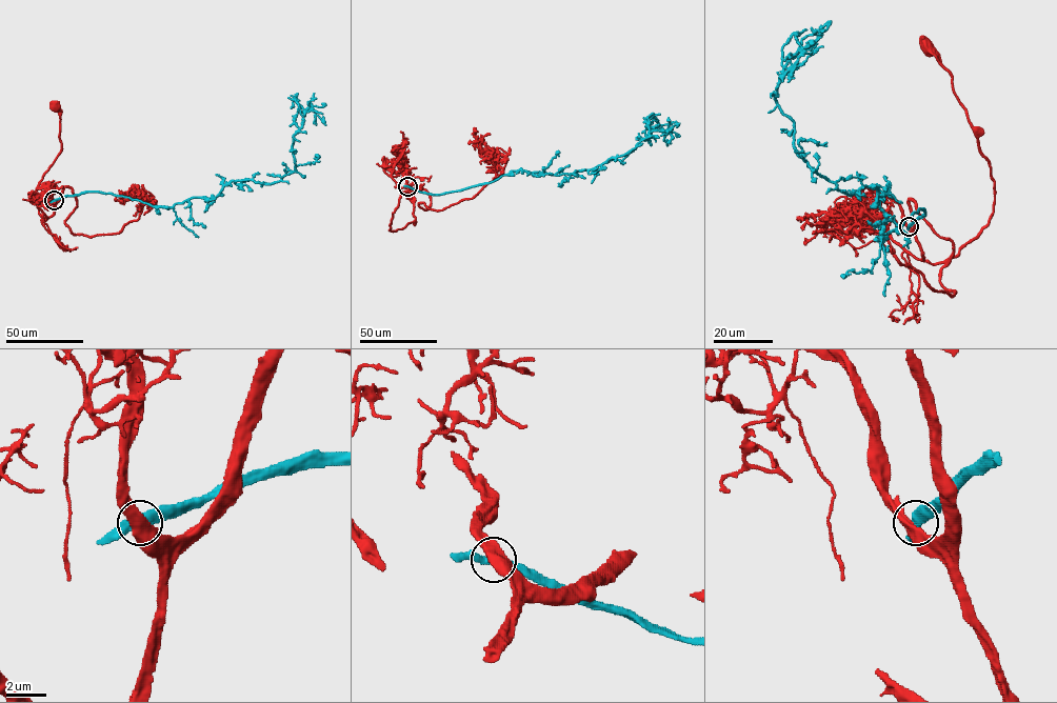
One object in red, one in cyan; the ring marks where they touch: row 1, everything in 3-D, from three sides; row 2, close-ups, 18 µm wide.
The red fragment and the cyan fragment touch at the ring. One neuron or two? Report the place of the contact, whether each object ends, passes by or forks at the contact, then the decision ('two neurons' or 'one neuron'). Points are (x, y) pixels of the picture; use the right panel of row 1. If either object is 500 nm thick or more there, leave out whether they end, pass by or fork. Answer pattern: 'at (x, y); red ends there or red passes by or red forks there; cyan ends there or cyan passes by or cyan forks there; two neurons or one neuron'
at (909, 226); two neurons

